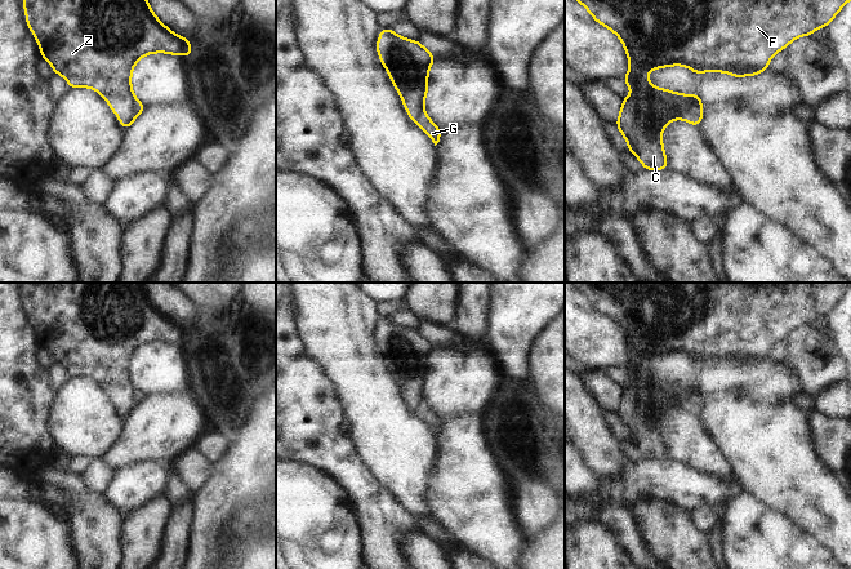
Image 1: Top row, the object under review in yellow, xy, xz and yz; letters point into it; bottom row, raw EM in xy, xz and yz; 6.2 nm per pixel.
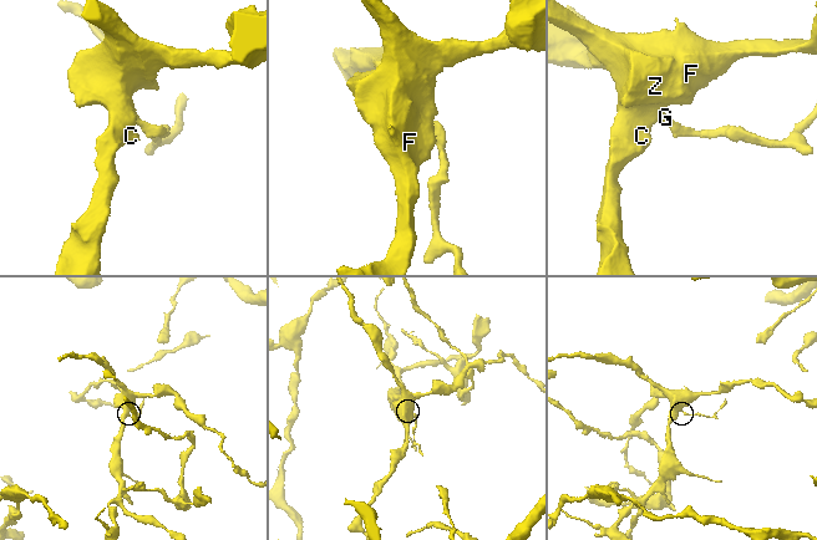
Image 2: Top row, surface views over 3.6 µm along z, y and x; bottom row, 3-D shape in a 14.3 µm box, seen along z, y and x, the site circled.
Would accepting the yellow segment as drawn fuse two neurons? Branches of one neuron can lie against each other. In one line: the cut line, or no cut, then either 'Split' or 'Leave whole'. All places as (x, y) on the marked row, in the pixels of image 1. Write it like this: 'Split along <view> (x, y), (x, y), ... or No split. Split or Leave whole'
Split along yz (700, 103), (685, 106), (682, 109), (682, 118). Split

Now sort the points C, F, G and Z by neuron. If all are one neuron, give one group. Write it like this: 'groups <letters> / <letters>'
groups C F Z / G

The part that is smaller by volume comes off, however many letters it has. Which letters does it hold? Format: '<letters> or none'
G

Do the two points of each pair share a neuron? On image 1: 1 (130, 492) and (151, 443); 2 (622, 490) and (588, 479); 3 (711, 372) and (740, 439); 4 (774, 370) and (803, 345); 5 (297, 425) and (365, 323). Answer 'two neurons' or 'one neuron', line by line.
1: two neurons
2: two neurons
3: two neurons
4: two neurons
5: two neurons

